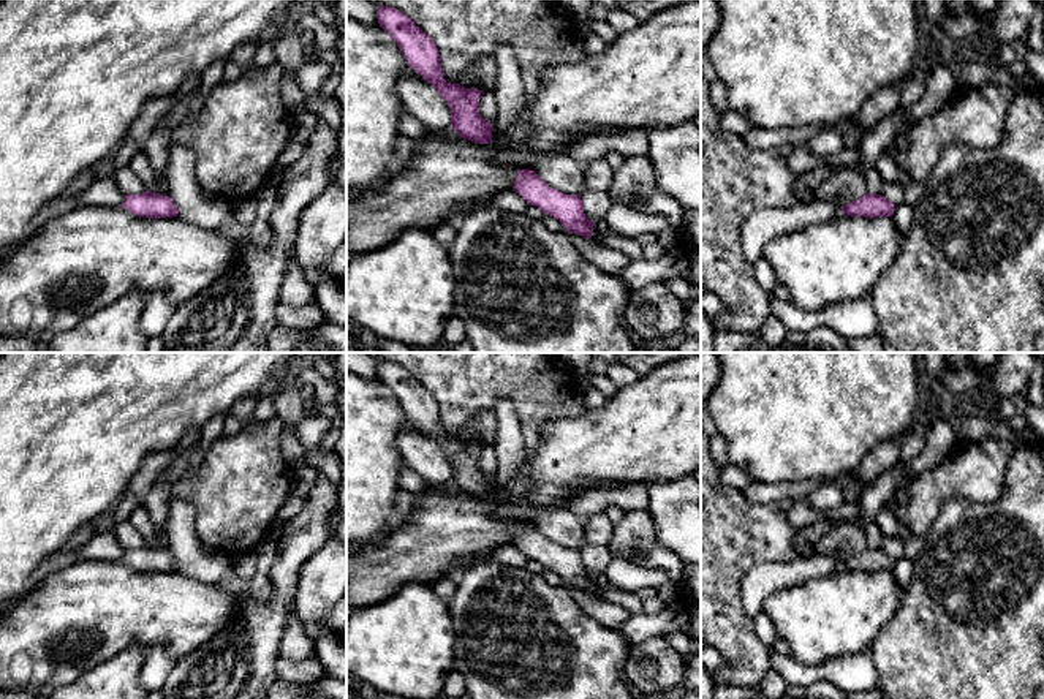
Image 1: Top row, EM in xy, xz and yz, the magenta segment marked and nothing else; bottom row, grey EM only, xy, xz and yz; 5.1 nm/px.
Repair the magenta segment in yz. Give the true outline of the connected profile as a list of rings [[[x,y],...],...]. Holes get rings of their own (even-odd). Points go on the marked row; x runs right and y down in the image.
[[[865,193],[857,201],[842,206],[842,213],[849,217],[892,217],[895,206],[881,195]]]

